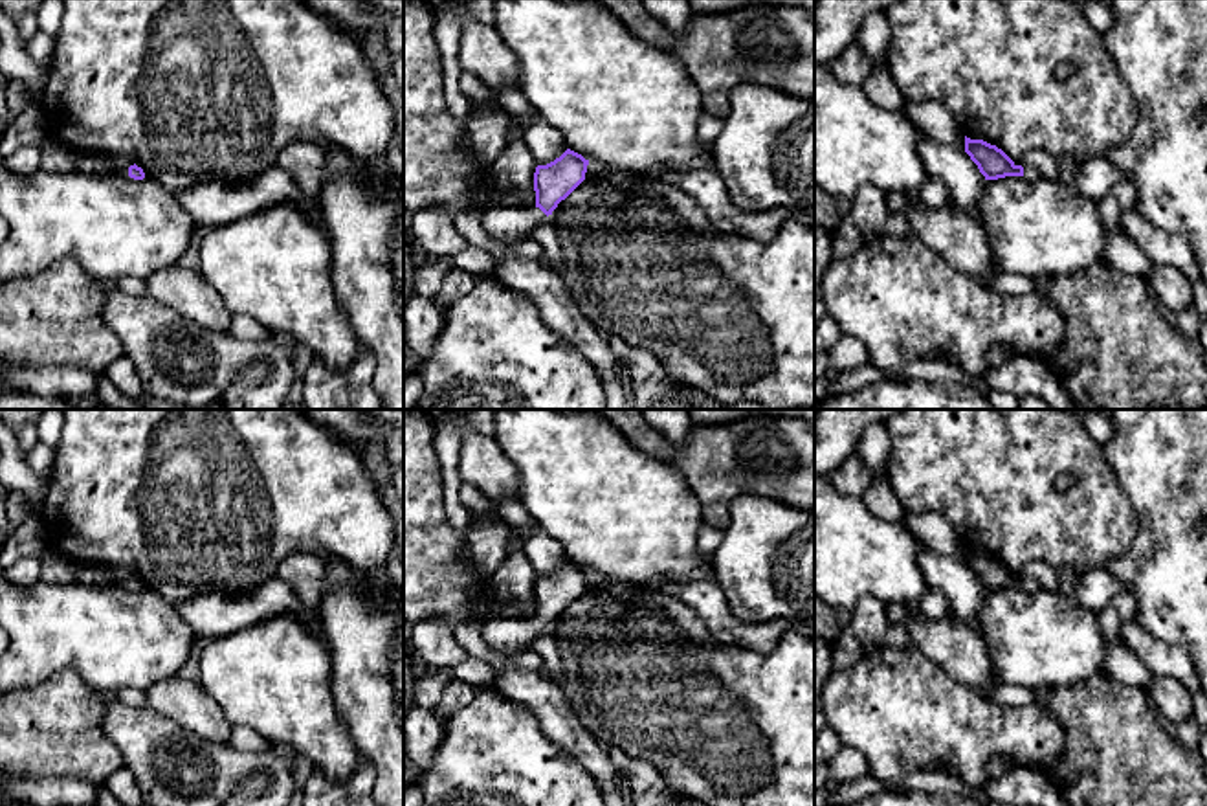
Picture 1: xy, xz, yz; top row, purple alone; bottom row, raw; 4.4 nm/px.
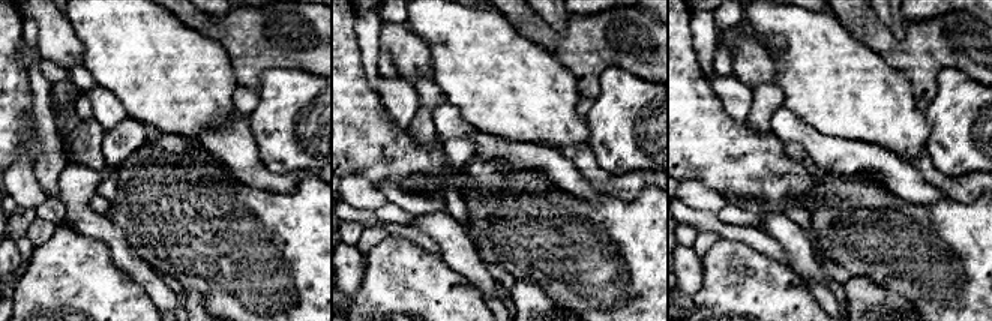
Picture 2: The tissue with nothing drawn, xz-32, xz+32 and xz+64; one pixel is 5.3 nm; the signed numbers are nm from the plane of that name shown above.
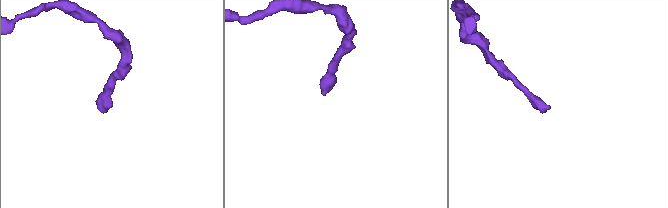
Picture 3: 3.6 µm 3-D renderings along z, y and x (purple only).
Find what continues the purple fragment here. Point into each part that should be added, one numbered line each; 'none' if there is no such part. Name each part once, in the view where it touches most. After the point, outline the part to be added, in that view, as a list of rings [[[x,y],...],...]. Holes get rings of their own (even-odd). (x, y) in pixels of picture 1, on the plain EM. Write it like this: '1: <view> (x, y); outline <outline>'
1: xz (507, 636); outline [[[503,617],[488,621],[481,633],[490,652],[501,657],[510,657],[528,648],[528,643],[545,630],[547,626],[536,617]]]

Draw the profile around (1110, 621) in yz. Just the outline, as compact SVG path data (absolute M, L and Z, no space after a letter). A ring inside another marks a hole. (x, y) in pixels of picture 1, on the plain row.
M1110 604L1097 613L1099 626L1102 630L1104 641L1124 643L1123 641L1123 617Z

